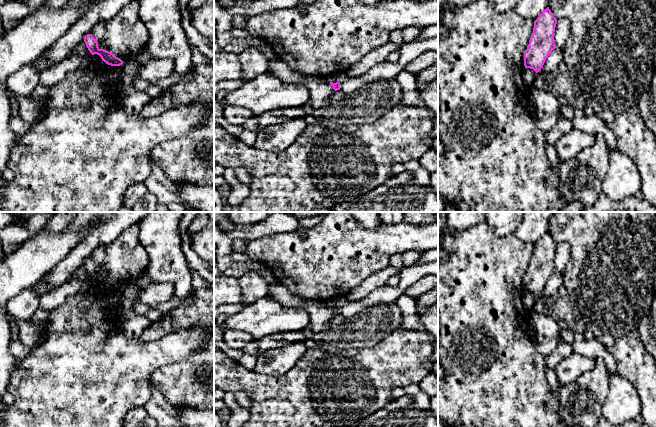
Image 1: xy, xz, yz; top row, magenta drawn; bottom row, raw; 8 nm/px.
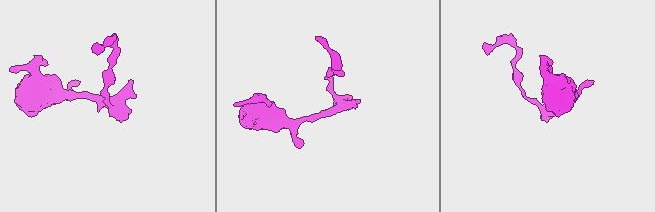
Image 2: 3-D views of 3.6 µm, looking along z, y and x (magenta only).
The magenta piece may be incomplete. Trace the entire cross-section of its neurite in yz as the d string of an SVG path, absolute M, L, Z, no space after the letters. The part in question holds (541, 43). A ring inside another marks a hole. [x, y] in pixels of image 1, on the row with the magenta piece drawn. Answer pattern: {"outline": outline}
{"outline": "M547 7L534 21L533 33L524 53L525 68L536 73L543 67L548 55L556 48L554 32L557 19Z"}

